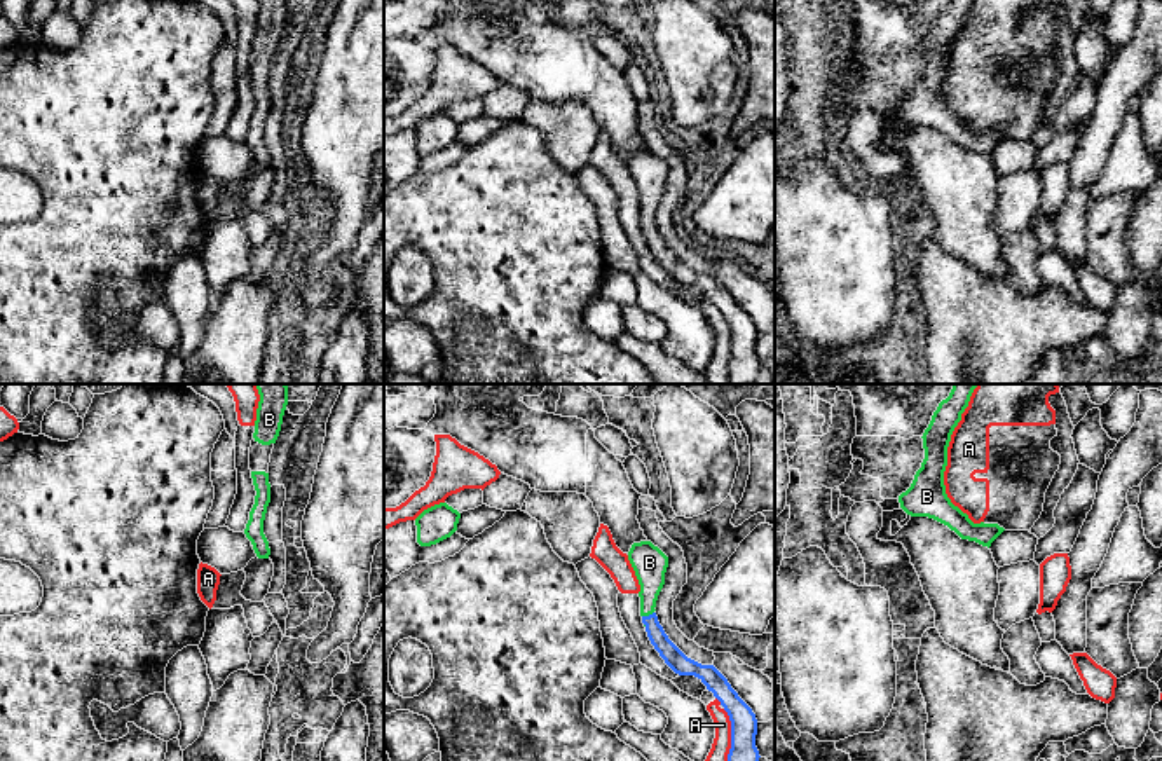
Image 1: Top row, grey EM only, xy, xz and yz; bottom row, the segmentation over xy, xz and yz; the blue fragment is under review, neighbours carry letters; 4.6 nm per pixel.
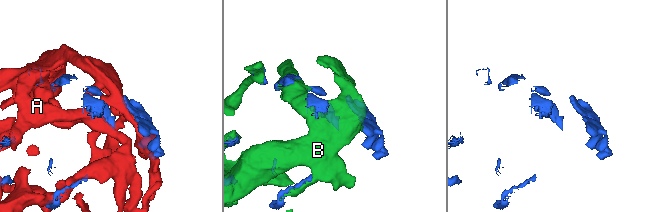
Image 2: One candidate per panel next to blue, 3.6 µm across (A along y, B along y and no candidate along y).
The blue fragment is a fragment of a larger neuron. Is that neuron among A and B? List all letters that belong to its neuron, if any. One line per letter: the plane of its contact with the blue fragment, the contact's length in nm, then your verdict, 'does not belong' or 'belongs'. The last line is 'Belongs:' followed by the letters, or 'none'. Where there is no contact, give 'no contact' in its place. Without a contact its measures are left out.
A: meets blue in xz; contact 240 nm long; does not belong
B: meets blue in xz; contact 60 nm long; belongs
Belongs: B

